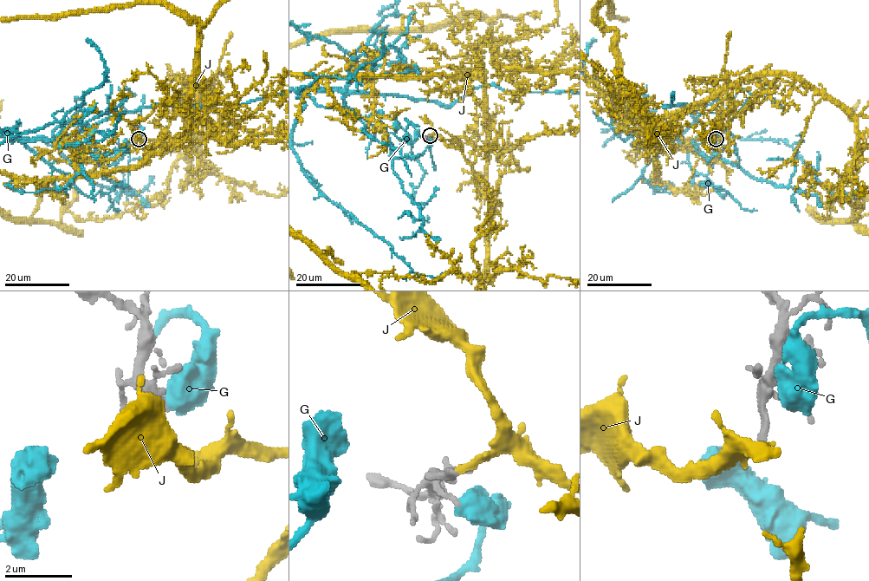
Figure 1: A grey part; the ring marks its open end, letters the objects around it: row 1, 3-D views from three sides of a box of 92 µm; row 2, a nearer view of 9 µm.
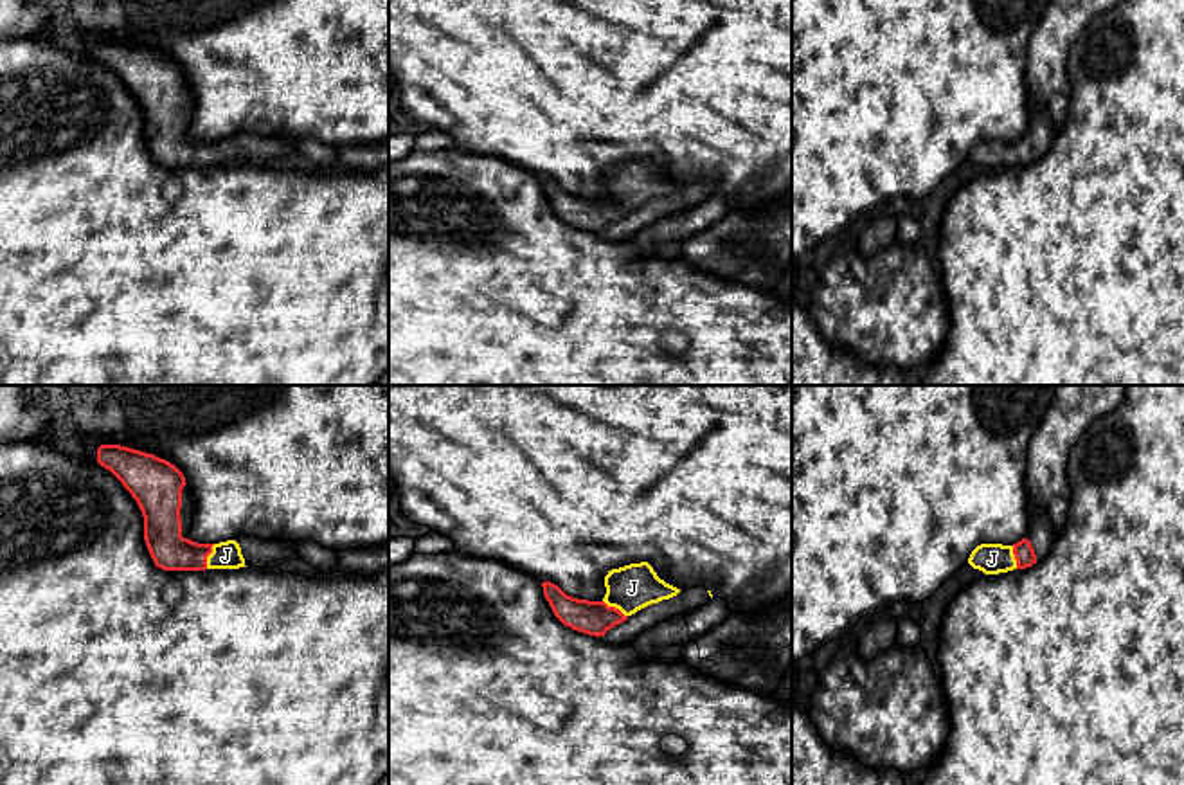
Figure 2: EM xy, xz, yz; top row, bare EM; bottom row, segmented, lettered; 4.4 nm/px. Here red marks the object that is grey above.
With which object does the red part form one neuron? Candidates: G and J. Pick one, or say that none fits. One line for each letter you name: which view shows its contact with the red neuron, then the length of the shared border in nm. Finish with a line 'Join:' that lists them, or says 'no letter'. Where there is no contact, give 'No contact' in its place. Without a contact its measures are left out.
J: Touches red in xy. Shared border 120 nm
Join: J

